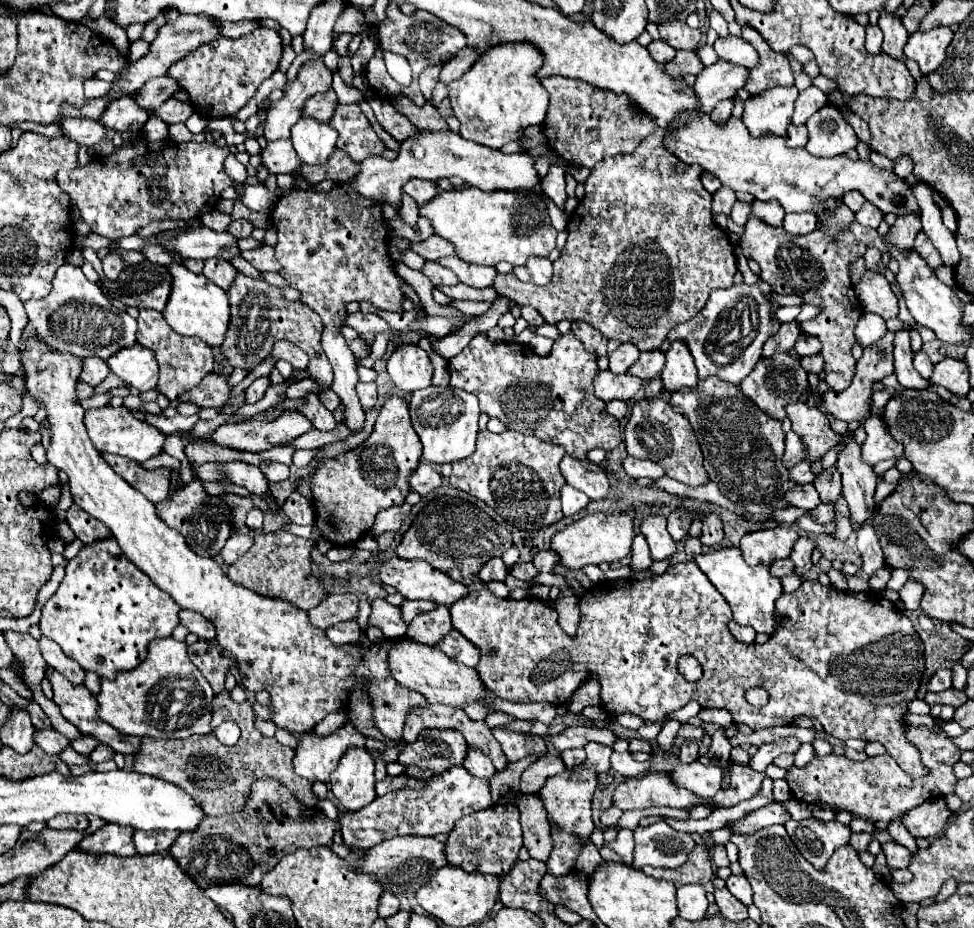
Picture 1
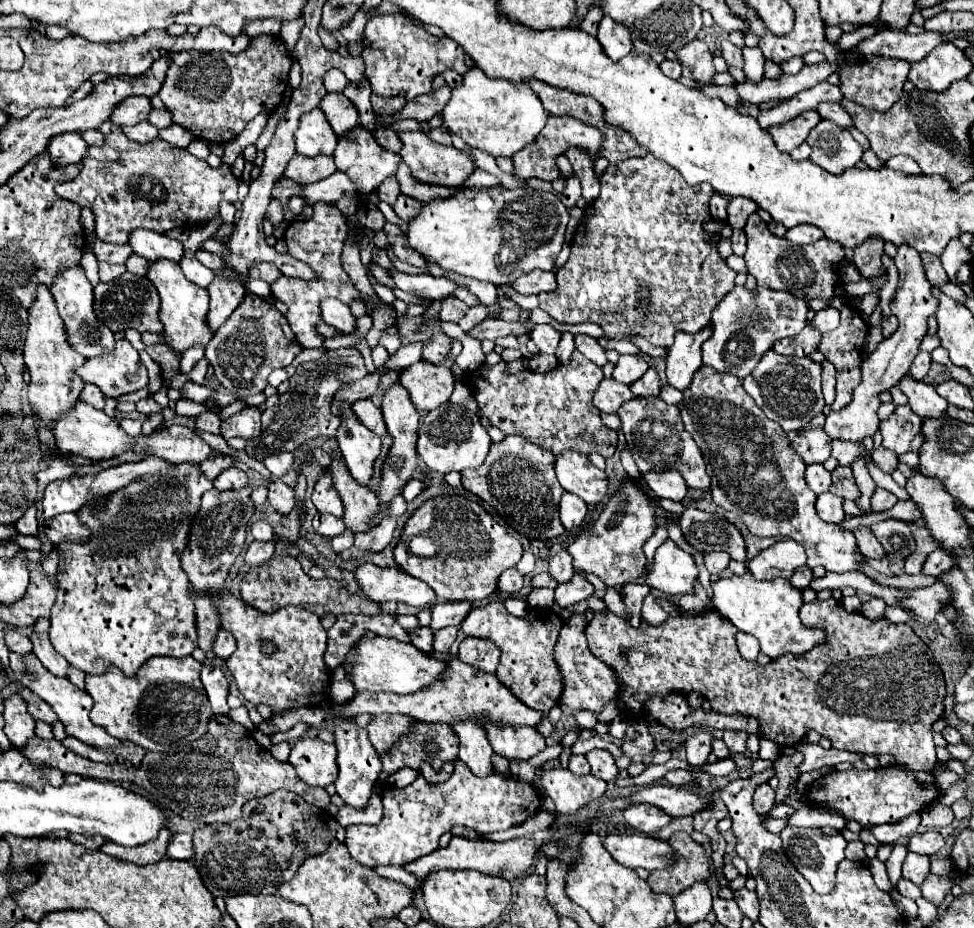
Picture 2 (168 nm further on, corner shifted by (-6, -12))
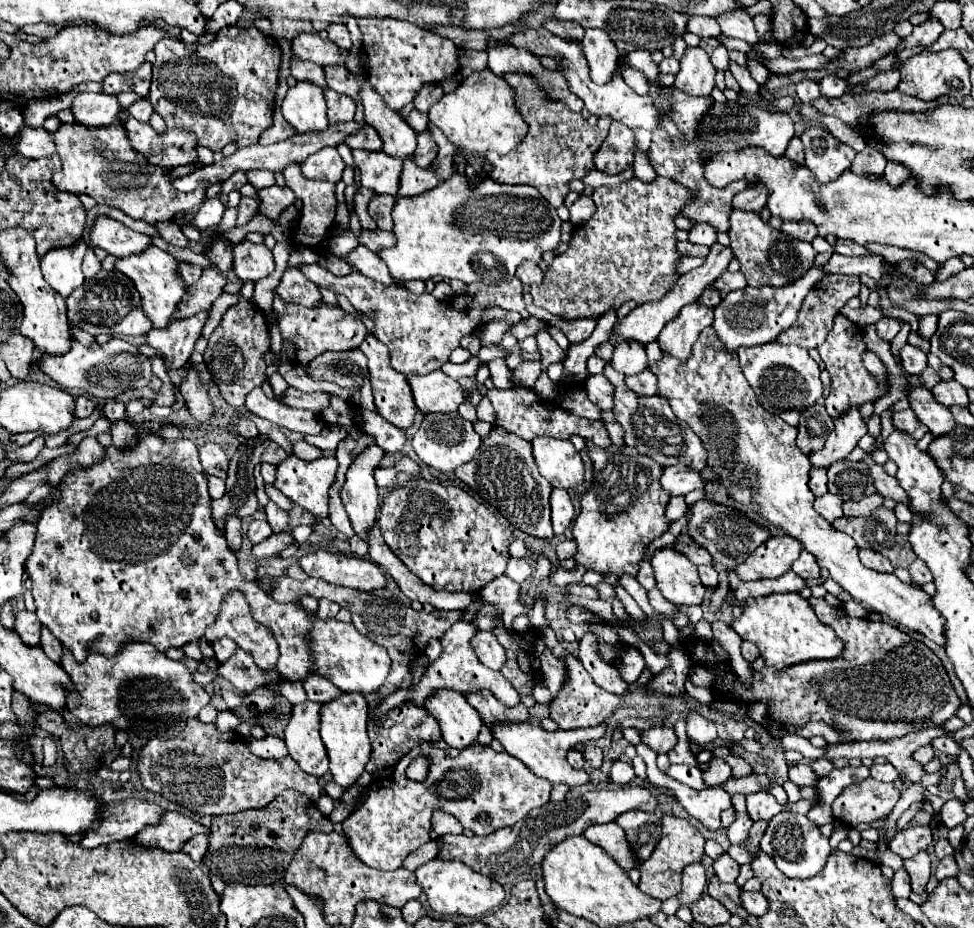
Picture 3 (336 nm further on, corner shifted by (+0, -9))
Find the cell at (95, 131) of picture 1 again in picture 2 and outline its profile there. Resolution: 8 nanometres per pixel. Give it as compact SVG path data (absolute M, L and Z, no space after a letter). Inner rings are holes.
M58 134L52 136L48 142L48 156L54 164L58 166L66 166L66 164L76 164L82 160L82 156L86 154L86 142L76 134Z

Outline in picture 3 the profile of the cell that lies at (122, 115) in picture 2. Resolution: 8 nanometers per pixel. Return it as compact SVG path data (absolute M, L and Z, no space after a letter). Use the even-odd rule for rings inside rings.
M78 93L70 109L78 119L78 123L88 127L112 125L116 117L120 117L120 113L124 111L116 95L102 93Z

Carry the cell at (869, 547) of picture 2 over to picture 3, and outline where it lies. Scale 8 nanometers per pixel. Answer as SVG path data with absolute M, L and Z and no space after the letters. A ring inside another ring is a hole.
M858 549L858 555L860 555L860 561L874 571L880 571L880 573L892 573L894 571L890 561L874 549Z

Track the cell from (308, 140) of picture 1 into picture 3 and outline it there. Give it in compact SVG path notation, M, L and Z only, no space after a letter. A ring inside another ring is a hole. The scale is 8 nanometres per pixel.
M298 81L288 89L282 101L282 115L294 127L294 133L326 131L330 125L322 89L306 81Z

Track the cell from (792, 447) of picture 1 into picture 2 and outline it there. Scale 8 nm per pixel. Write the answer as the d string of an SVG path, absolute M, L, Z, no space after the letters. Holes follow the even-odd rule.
M804 428L804 432L792 442L792 448L796 450L798 456L802 456L802 460L806 464L814 464L814 462L826 462L830 458L832 446L830 446L830 436L824 432L824 428Z

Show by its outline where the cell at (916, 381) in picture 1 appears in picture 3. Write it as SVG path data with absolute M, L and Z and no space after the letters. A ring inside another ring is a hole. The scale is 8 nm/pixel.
M912 387L908 391L910 409L916 413L918 421L924 423L934 437L950 433L954 429L954 417L948 407L934 401L930 389L926 387Z

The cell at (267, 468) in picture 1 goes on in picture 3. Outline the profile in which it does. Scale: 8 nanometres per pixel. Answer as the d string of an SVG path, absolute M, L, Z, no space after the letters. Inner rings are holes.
M270 501L270 503L264 507L264 511L266 511L266 519L268 519L272 531L274 531L274 533L284 531L284 527L288 525L288 513L286 513L284 509L280 509L274 501Z

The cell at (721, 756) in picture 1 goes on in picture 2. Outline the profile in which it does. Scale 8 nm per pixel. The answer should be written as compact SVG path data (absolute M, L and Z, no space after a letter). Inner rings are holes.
M726 730L724 732L724 742L730 748L730 754L738 754L738 752L746 752L746 732L738 732L738 730Z

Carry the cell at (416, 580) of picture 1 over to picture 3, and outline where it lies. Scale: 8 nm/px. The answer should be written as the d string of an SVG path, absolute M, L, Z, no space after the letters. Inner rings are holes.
M314 551L300 559L300 567L310 577L322 577L328 583L356 591L376 591L388 585L386 575L374 561L354 555Z

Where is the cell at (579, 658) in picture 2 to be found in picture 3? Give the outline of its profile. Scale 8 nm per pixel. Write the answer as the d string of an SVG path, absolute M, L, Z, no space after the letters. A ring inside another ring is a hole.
M548 647L538 655L538 659L544 673L544 685L550 689L552 697L556 697L556 693L560 693L560 689L564 687L564 681L568 681L568 669L564 669L564 659L556 657Z

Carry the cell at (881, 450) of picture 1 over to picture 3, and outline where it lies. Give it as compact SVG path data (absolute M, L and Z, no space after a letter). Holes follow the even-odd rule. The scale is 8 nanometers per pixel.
M906 409L906 411L900 411L900 413L894 413L892 415L892 425L896 431L902 431L906 435L910 435L912 439L922 439L928 429L916 419L916 415L912 413L912 409Z

